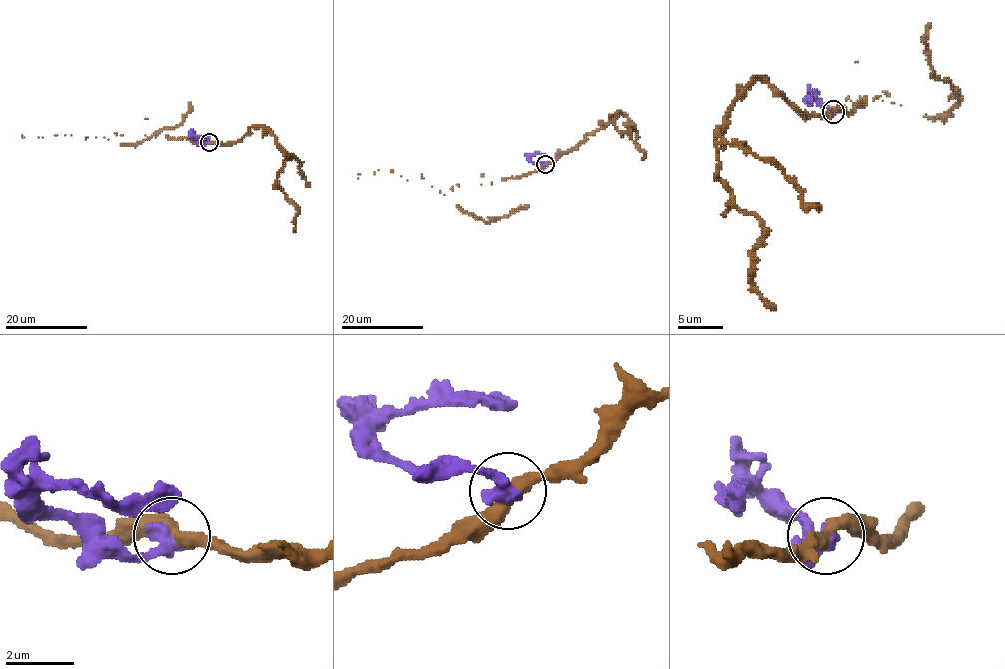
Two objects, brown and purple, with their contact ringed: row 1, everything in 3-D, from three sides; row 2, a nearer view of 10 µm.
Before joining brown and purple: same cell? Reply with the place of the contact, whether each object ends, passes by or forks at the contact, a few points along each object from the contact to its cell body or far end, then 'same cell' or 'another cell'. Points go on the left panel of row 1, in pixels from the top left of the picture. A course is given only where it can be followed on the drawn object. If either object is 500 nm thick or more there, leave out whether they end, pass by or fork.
(209, 142) | brown passes by | purple ends | brown via (208, 142), (117, 134), (108, 139), (120, 144), (136, 144), (173, 127), (190, 109), (189, 102) | purple via (208, 142), (200, 144), (193, 137), (209, 136) | another cell

